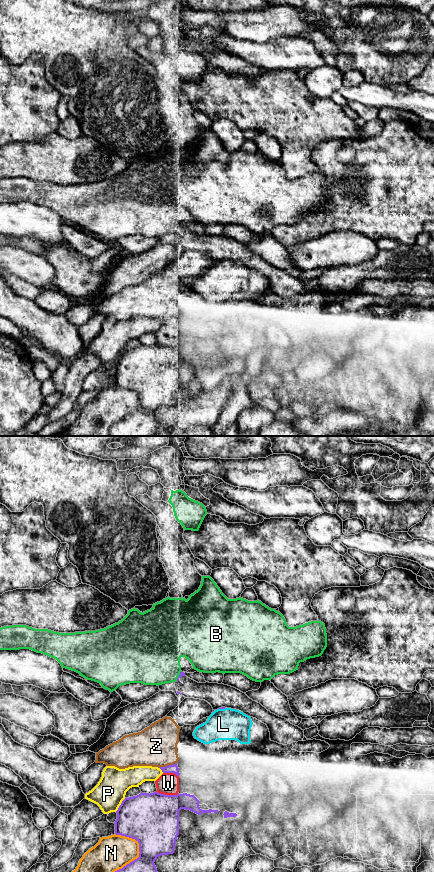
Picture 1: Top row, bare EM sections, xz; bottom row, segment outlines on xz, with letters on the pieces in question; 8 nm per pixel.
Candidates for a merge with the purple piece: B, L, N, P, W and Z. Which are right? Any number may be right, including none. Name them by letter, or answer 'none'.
none

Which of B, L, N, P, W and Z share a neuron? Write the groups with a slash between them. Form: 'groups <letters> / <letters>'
groups B / L Z / N / P / W

